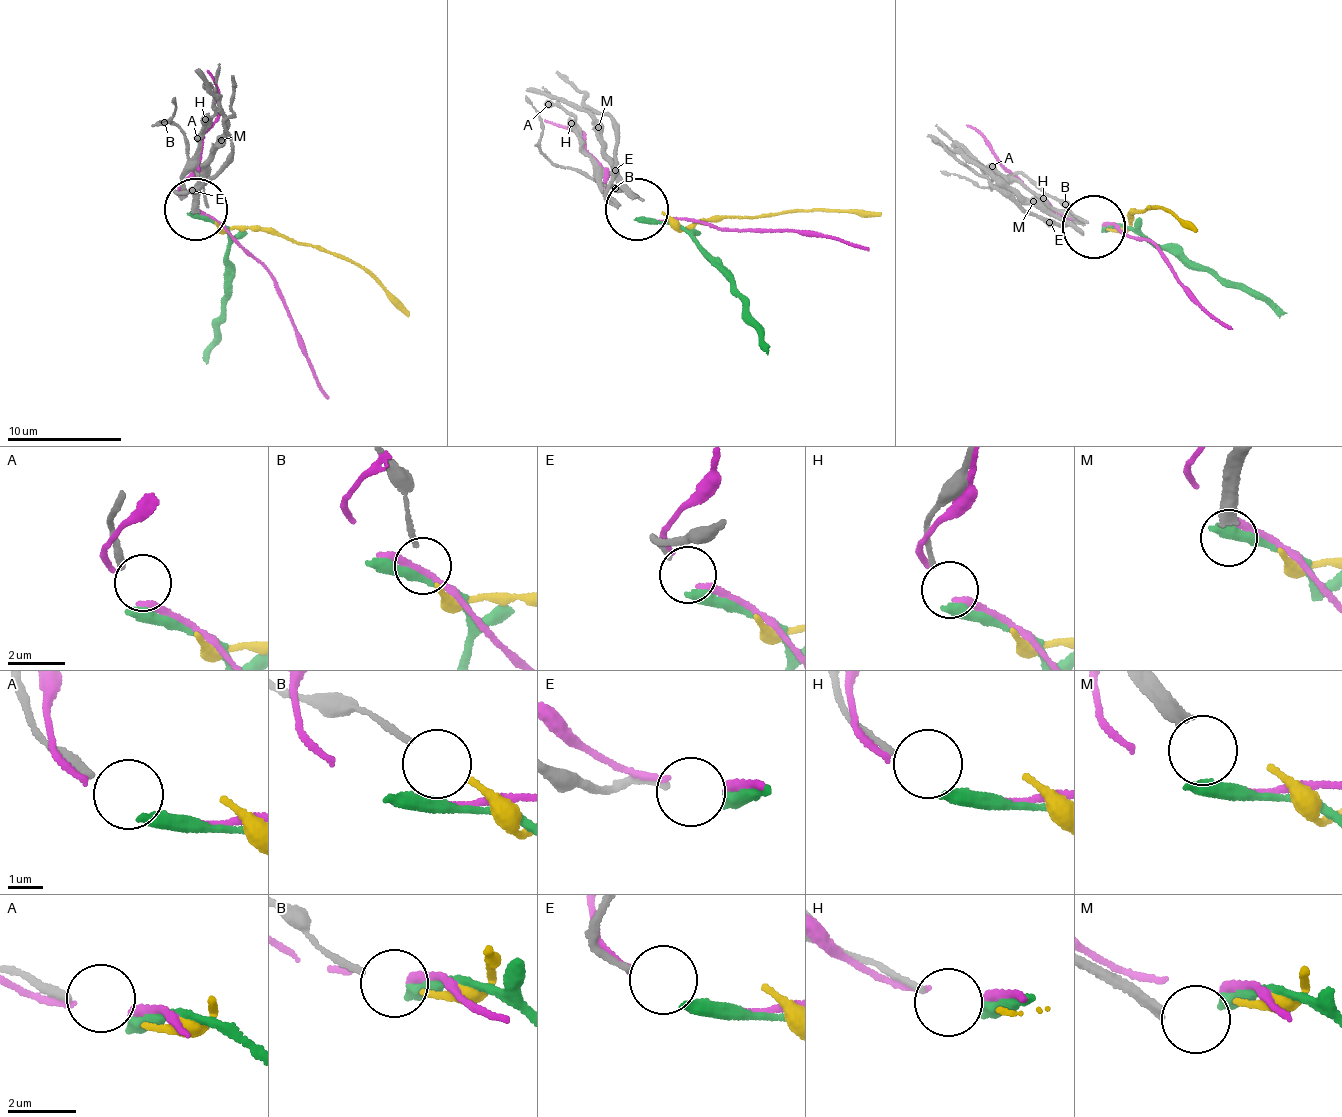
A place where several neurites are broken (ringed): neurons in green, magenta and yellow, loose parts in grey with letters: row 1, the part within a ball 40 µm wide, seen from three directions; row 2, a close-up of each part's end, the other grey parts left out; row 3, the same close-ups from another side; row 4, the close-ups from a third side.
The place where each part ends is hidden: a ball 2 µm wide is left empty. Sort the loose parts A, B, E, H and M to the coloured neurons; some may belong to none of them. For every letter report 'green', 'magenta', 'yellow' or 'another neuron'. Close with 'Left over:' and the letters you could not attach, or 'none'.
A: another neuron
B: yellow
E: green
H: another neuron
M: another neuron
Left over: A, H, M

